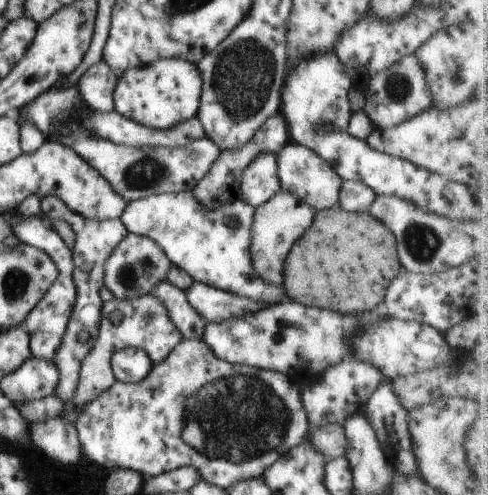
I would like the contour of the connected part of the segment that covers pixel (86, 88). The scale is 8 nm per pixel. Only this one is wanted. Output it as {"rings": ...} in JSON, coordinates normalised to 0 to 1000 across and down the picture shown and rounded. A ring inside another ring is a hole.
{"rings":[[[213,119],[184,133],[156,174],[184,222],[230,226],[234,218],[234,178],[242,166],[242,147],[225,141]]]}

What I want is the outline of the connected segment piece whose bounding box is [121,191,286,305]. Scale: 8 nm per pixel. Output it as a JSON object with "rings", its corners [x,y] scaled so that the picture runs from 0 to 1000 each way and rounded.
{"rings":[[[381,386],[359,392],[332,390],[275,404],[258,416],[248,442],[264,471],[309,481],[336,505],[350,533],[383,549],[400,570],[418,572],[473,594],[488,594],[488,598],[516,602],[520,610],[568,616],[582,608],[582,598],[586,598],[582,582],[541,570],[520,549],[516,537],[514,473],[520,428],[525,422],[496,402],[477,404],[447,420],[426,420],[426,416],[418,420],[418,412],[410,412],[391,386]]]}

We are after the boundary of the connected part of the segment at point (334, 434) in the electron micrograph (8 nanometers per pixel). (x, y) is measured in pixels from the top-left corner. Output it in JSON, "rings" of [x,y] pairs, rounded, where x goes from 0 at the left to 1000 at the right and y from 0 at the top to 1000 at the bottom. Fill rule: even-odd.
{"rings":[[[672,857],[660,865],[641,865],[629,887],[656,917],[664,917],[670,931],[707,921],[711,889],[703,861]]]}

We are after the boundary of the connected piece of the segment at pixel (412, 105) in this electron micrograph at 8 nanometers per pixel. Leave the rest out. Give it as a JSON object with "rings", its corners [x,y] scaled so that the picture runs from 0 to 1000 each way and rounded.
{"rings":[[[850,111],[822,117],[820,125],[809,125],[799,137],[760,156],[750,170],[748,218],[750,234],[758,240],[764,259],[803,259],[820,255],[836,238],[848,238],[865,230],[885,214],[881,194],[881,164],[871,149],[871,139]]]}

